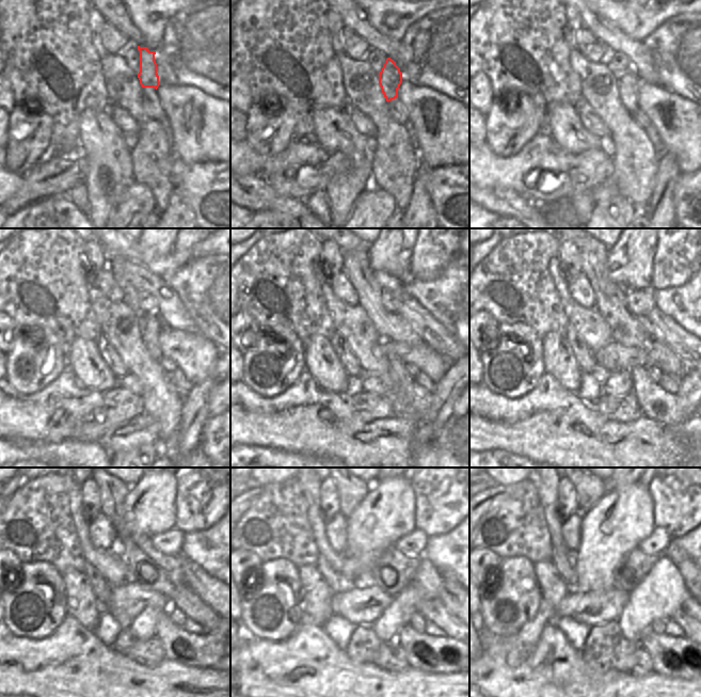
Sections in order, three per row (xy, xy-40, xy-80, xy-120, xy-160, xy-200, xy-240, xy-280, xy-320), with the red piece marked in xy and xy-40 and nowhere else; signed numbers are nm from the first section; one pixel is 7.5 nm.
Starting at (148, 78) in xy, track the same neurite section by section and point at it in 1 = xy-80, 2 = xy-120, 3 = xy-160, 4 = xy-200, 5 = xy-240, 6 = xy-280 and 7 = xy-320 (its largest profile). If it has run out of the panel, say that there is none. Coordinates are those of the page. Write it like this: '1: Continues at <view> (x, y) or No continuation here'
1: Continues at xy-80 (628, 83)
2: Continues at xy-120 (150, 325)
3: Continues at xy-160 (421, 399)
4: Continues at xy-200 (656, 404)
5: Continues at xy-240 (188, 649)
6: Continues at xy-280 (443, 654)
7: Continues at xy-320 (671, 656)

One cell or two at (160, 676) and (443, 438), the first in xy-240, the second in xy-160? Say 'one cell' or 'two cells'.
two cells

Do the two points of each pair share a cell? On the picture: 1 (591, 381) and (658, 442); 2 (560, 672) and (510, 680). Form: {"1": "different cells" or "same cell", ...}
{"1": "different cells", "2": "same cell"}

